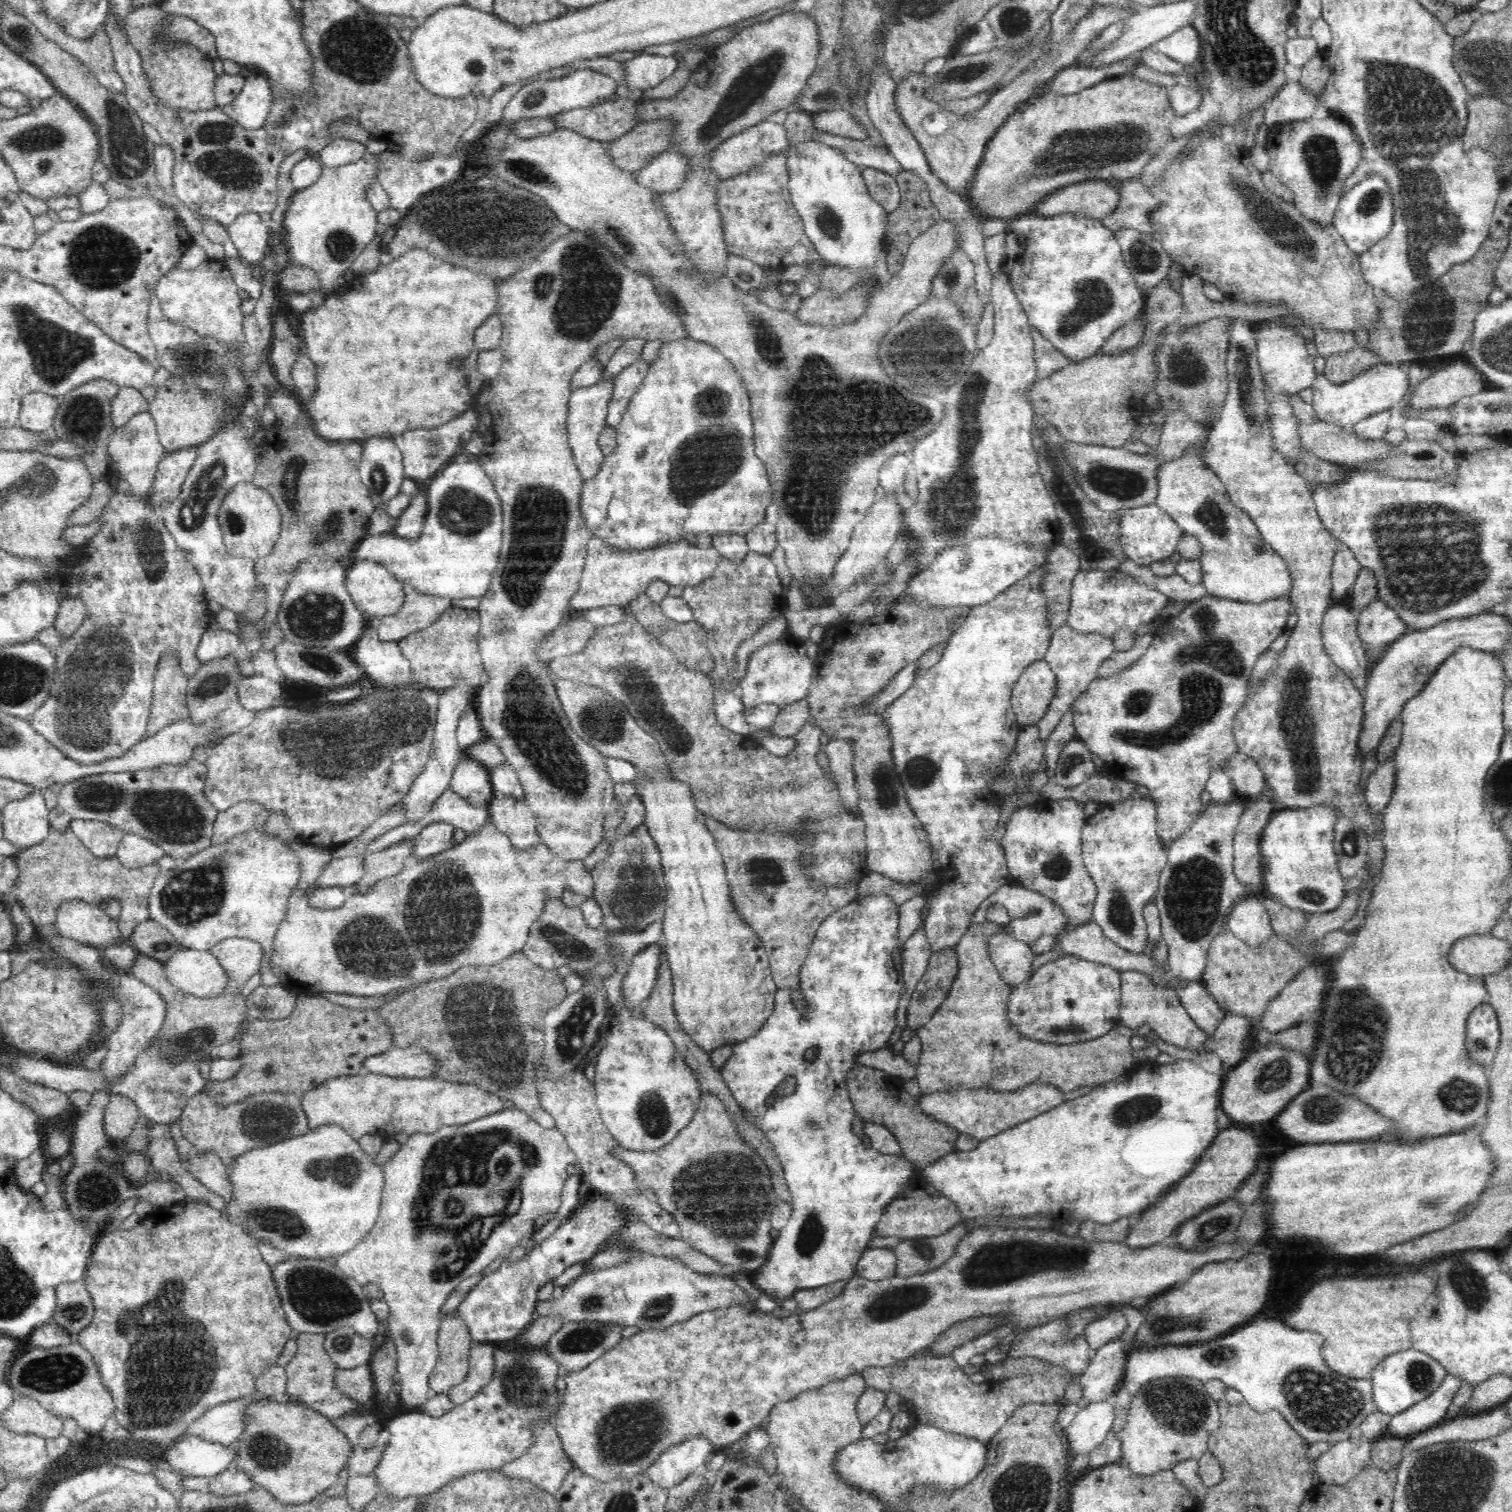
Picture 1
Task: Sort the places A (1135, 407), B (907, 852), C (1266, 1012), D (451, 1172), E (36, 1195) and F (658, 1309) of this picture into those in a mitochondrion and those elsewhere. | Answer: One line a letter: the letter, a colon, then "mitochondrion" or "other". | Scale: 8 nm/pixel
A: other
B: other
C: other
D: mitochondrion
E: other
F: mitochondrion

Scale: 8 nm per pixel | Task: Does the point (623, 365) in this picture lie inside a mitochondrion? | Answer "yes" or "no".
no

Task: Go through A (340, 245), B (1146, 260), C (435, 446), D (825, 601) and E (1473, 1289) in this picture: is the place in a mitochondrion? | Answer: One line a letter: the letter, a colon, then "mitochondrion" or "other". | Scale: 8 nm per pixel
A: mitochondrion
B: mitochondrion
C: mitochondrion
D: other
E: mitochondrion

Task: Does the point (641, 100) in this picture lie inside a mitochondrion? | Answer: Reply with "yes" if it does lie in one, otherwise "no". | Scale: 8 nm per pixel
no

